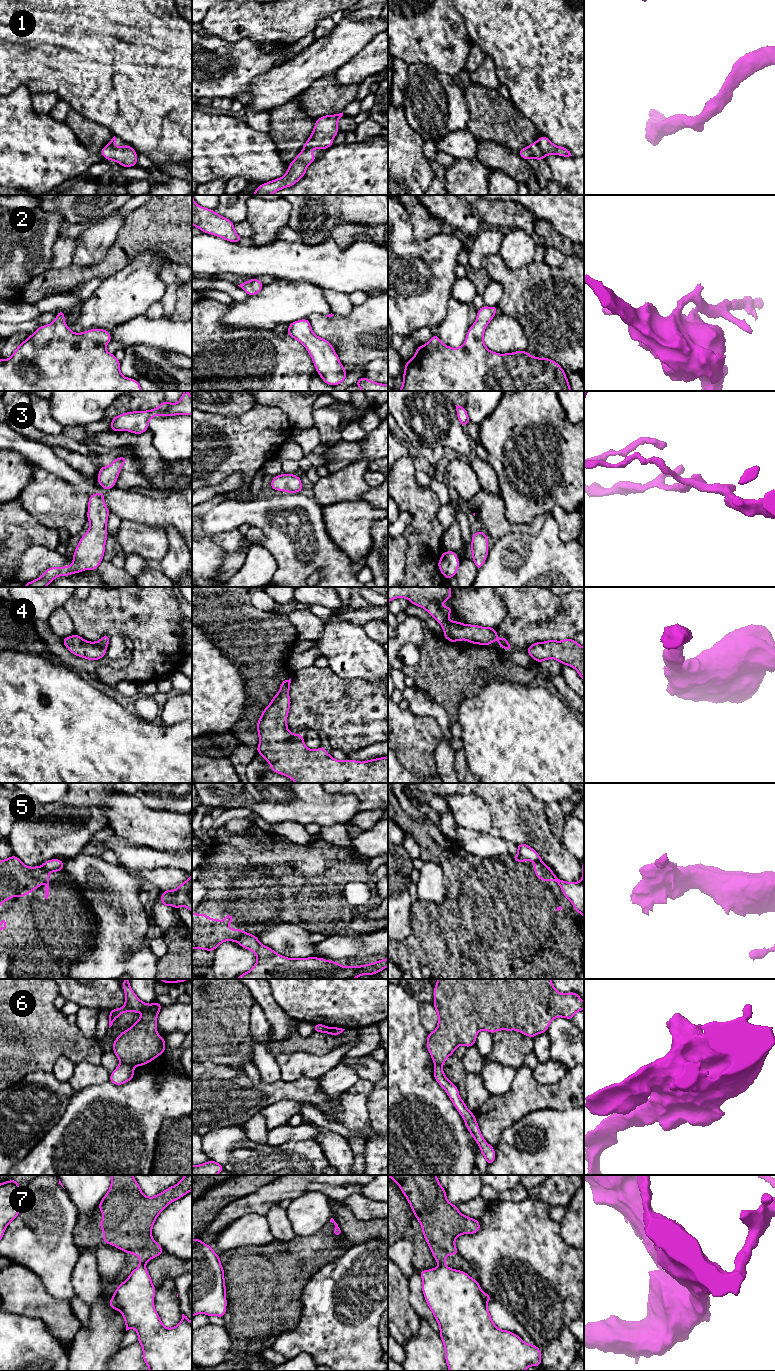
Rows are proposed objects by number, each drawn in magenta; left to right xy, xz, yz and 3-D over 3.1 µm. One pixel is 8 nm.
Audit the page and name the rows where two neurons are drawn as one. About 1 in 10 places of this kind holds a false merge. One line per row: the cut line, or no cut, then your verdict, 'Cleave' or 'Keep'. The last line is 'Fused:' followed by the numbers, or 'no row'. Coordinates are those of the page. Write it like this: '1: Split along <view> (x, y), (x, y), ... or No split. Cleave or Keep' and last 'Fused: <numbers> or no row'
1: No split. Keep
2: No split. Keep
3: No split. Keep
4: No split. Keep
5: Split along xz (244, 932), (237, 941). Cleave
6: Split along xy (120, 1061), (133, 1066). Cleave
7: Split along xy (140, 1265), (144, 1266). Cleave
Fused: 5, 6, 7

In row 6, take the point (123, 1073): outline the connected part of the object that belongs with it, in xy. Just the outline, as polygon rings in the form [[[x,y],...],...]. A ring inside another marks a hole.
[[[121,1063],[117,1068],[110,1074],[110,1079],[115,1085],[122,1085],[134,1077],[134,1066],[126,1063]]]

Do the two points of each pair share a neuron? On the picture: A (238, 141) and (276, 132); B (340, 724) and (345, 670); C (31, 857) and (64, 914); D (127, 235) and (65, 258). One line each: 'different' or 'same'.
A: different
B: different
C: different
D: different

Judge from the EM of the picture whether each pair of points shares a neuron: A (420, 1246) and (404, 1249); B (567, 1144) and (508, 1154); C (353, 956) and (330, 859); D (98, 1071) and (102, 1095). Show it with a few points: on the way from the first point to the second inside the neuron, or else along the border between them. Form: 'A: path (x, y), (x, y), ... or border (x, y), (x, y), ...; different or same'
A: border (400, 1237), (412, 1244), (412, 1265), (415, 1269); different
B: path (552, 1156), (523, 1156); same
C: border (371, 932), (327, 935); different
D: border (108, 1079), (99, 1084), (92, 1084), (77, 1090); different

